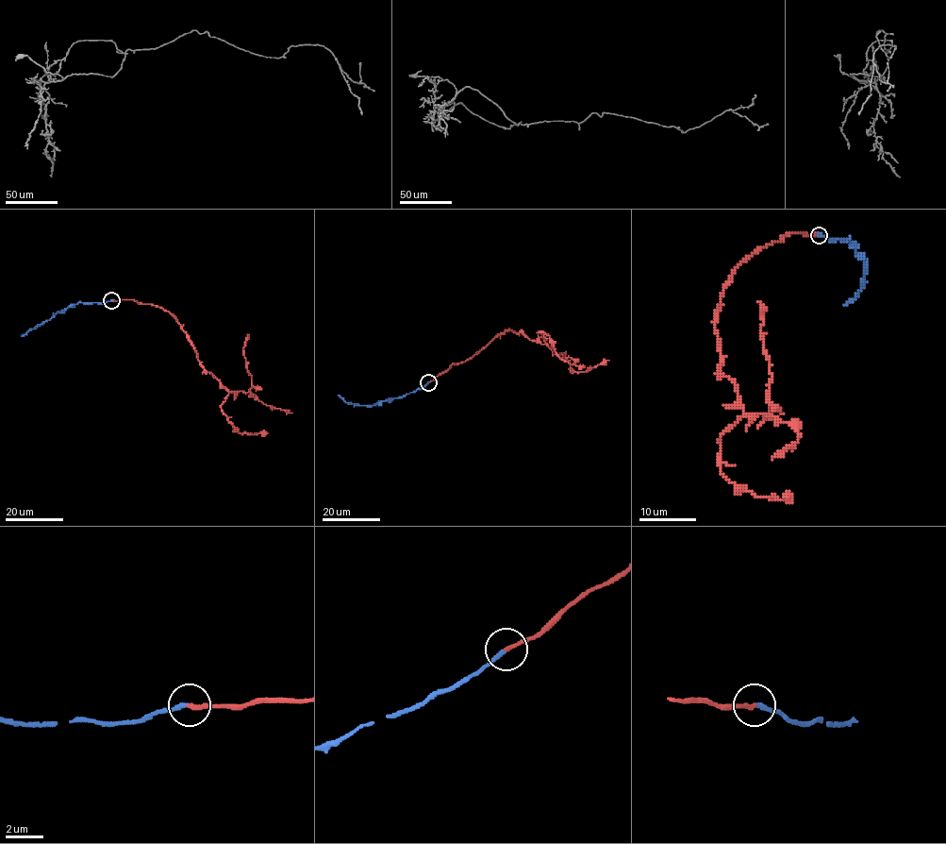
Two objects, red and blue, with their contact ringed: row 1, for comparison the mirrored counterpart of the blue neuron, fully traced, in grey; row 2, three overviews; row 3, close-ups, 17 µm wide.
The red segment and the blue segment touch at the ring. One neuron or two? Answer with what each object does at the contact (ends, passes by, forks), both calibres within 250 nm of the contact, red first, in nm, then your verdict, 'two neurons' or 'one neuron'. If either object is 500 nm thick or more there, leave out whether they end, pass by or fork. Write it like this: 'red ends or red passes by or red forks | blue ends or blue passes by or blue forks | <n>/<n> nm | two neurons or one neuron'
red ends | blue ends | 220/240 nm | one neuron

